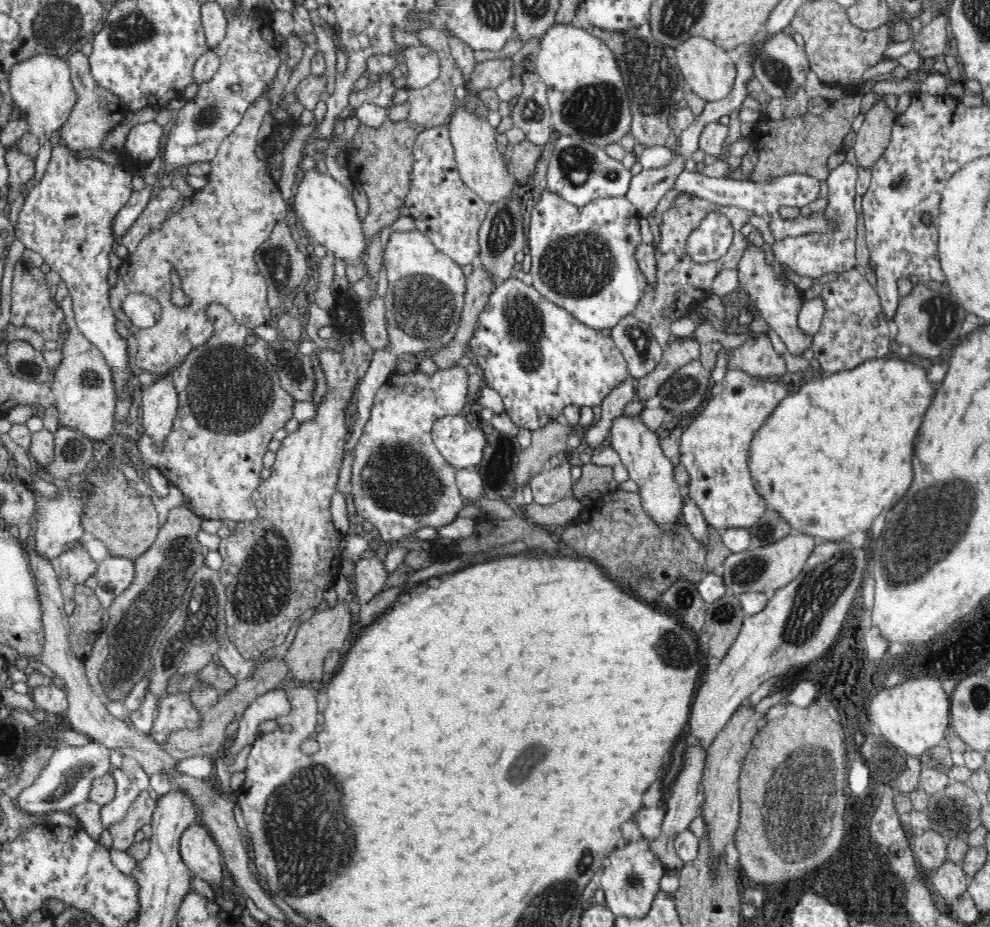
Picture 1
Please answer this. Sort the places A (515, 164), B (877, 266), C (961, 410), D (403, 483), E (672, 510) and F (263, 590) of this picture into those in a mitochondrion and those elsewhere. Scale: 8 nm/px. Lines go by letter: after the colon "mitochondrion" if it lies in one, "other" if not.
A: other
B: other
C: other
D: mitochondrion
E: other
F: mitochondrion

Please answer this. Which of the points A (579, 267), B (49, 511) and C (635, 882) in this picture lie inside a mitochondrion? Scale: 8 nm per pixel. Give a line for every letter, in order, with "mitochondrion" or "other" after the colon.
A: mitochondrion
B: other
C: mitochondrion

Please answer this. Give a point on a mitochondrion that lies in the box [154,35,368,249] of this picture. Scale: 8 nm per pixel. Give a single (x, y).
(211, 116)

